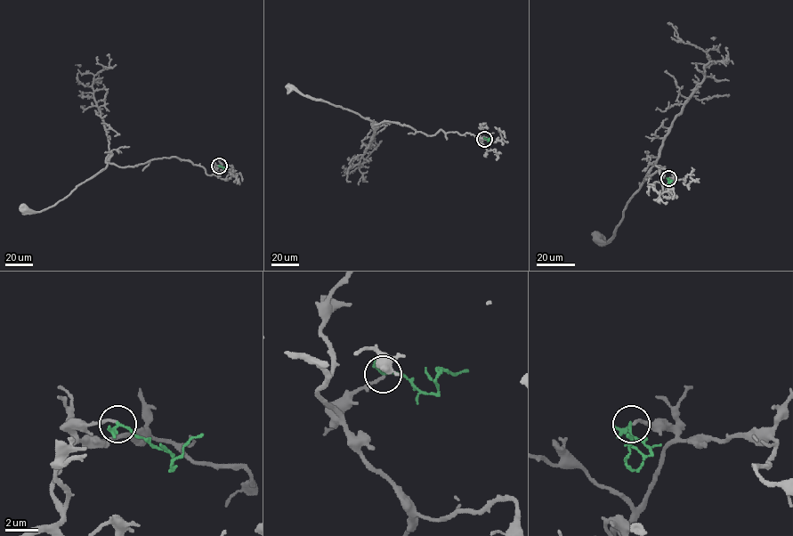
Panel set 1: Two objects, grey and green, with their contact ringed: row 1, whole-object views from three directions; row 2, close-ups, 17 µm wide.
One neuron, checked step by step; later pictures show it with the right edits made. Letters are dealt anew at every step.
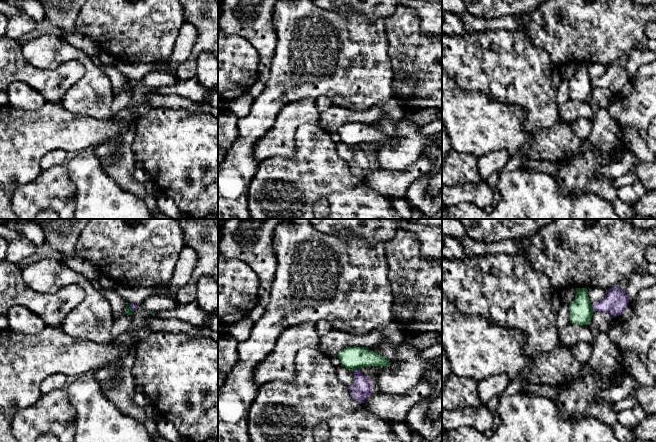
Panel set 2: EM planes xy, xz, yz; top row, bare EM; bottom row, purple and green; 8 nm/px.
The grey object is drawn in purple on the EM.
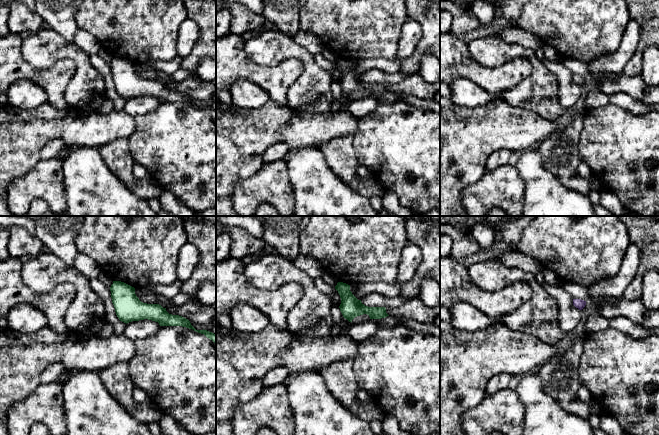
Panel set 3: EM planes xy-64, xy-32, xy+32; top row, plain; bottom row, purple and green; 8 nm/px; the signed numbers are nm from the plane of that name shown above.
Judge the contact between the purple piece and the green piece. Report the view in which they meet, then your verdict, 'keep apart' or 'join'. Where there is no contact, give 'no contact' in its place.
contact in yz; keep apart

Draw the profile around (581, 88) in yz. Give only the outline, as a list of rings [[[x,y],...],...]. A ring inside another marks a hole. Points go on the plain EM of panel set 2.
[[[575,64],[576,72],[574,76],[569,80],[570,86],[570,99],[574,101],[587,101],[592,94],[593,87],[591,84],[591,78],[588,74],[588,65]]]

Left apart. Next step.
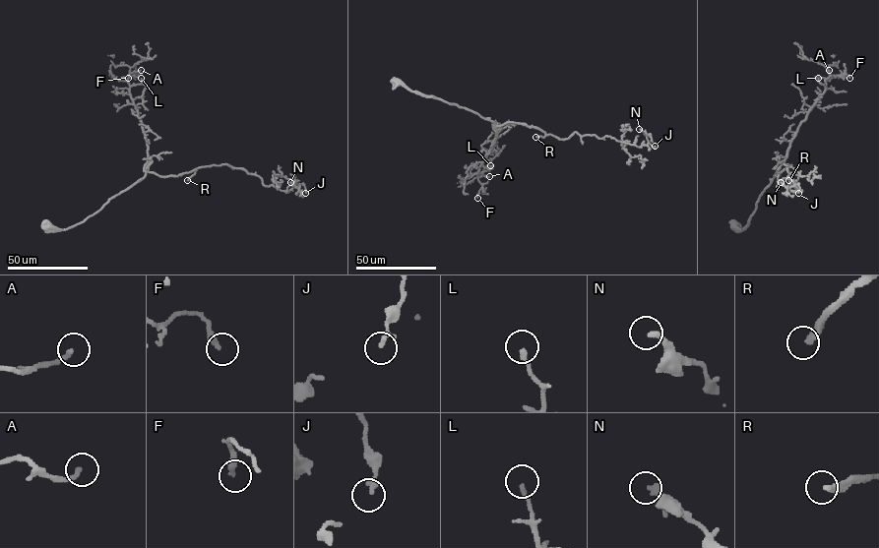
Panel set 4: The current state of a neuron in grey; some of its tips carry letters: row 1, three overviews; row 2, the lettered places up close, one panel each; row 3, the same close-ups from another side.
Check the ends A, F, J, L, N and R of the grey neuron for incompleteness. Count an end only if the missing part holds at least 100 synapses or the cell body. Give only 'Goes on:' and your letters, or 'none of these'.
Goes on: R

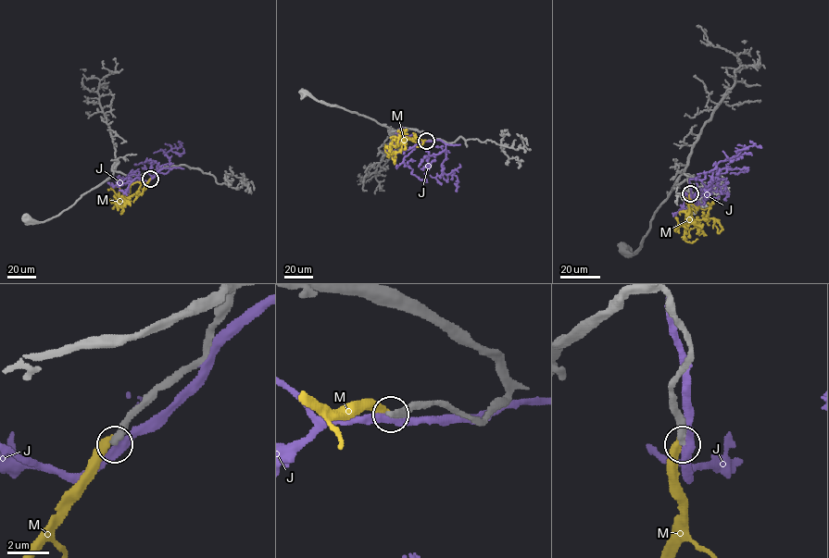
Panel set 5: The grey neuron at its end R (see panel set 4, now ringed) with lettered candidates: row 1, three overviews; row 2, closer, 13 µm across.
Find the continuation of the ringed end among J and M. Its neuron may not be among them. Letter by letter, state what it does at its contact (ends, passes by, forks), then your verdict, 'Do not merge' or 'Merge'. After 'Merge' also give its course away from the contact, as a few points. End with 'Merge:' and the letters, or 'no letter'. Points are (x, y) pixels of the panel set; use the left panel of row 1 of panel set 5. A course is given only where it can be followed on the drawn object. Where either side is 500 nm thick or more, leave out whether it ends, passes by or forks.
J: It passes by. Do not merge
M: It ends there. Do not merge
Merge: no letter

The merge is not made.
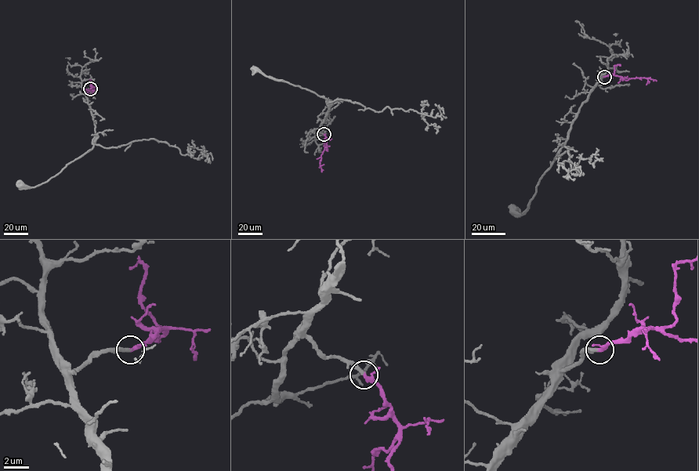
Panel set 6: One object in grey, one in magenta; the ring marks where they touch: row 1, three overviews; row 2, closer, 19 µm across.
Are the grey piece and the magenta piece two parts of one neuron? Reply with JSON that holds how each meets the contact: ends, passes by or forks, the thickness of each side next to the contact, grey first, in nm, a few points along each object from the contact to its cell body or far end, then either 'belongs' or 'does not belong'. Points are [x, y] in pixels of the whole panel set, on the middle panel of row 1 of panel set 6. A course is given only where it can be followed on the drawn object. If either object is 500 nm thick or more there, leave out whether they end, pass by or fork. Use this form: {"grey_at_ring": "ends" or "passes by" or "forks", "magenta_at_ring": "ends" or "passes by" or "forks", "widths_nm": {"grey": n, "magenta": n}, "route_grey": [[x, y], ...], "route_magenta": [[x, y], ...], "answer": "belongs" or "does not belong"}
{"grey_at_ring": "ends", "magenta_at_ring": "passes by", "widths_nm": {"grey": 280, "magenta": 240}, "route_grey": [[324, 134], [318, 130], [328, 111], [327, 99], [288, 81], [266, 76], [255, 69]], "route_magenta": [[324, 134], [327, 142], [320, 162], [321, 172]], "answer": "belongs"}

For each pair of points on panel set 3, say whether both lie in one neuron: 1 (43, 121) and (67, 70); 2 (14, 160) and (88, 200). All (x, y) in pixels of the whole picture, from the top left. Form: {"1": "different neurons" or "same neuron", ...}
{"1": "different neurons", "2": "different neurons"}

